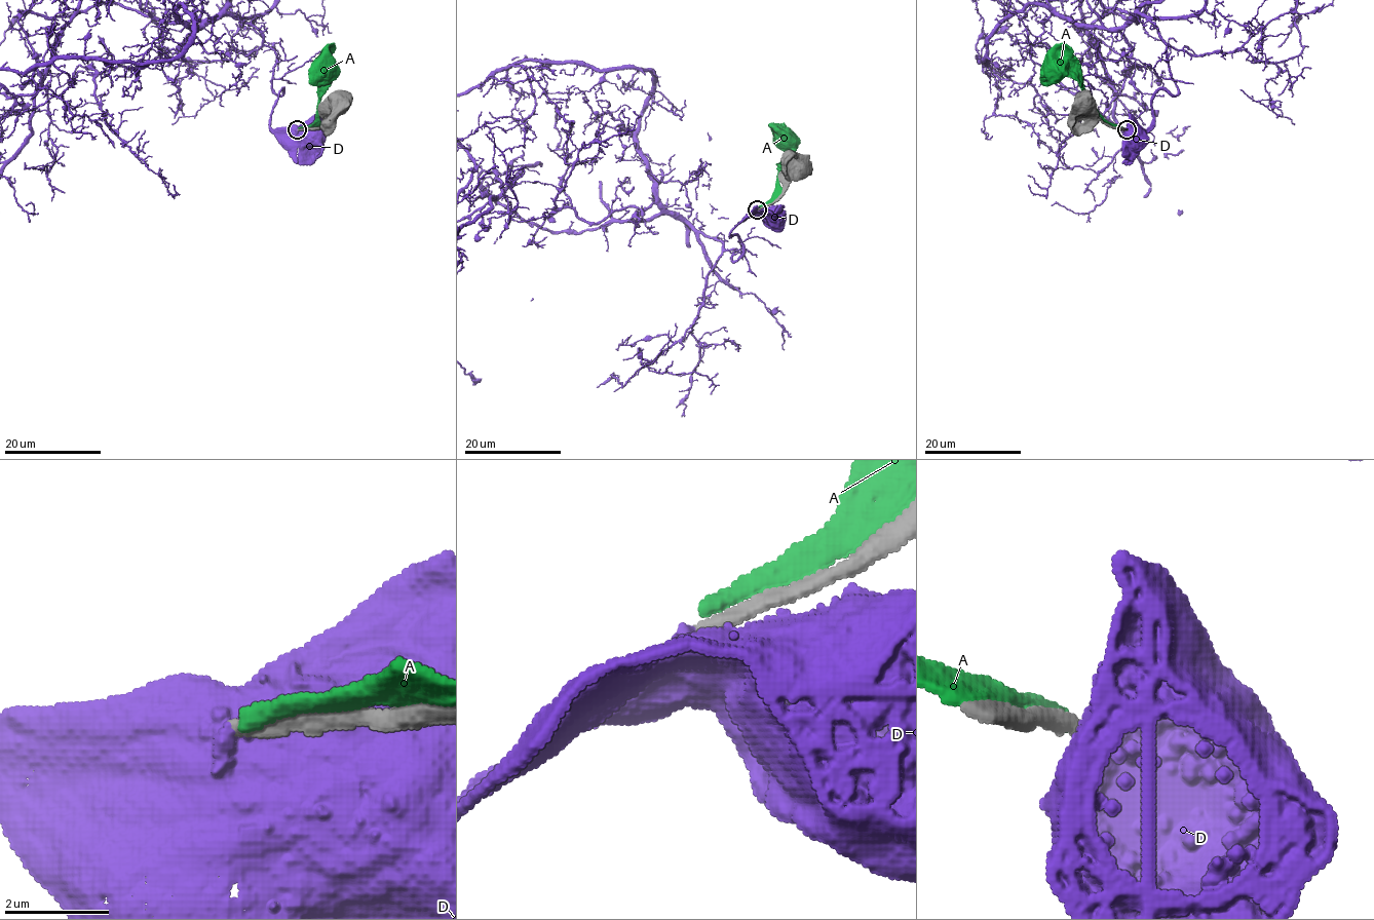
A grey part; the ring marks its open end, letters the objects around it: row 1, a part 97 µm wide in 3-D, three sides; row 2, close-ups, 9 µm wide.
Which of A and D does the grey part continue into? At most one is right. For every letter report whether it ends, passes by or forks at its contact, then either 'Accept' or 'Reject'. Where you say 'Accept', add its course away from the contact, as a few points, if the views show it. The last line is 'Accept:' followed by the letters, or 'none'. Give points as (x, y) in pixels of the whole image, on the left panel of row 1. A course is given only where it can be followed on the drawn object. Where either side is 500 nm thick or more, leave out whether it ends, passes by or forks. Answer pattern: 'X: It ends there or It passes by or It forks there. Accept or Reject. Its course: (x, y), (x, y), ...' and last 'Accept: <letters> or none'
A: It passes by. Reject
D: It ends there. Reject
Accept: none

